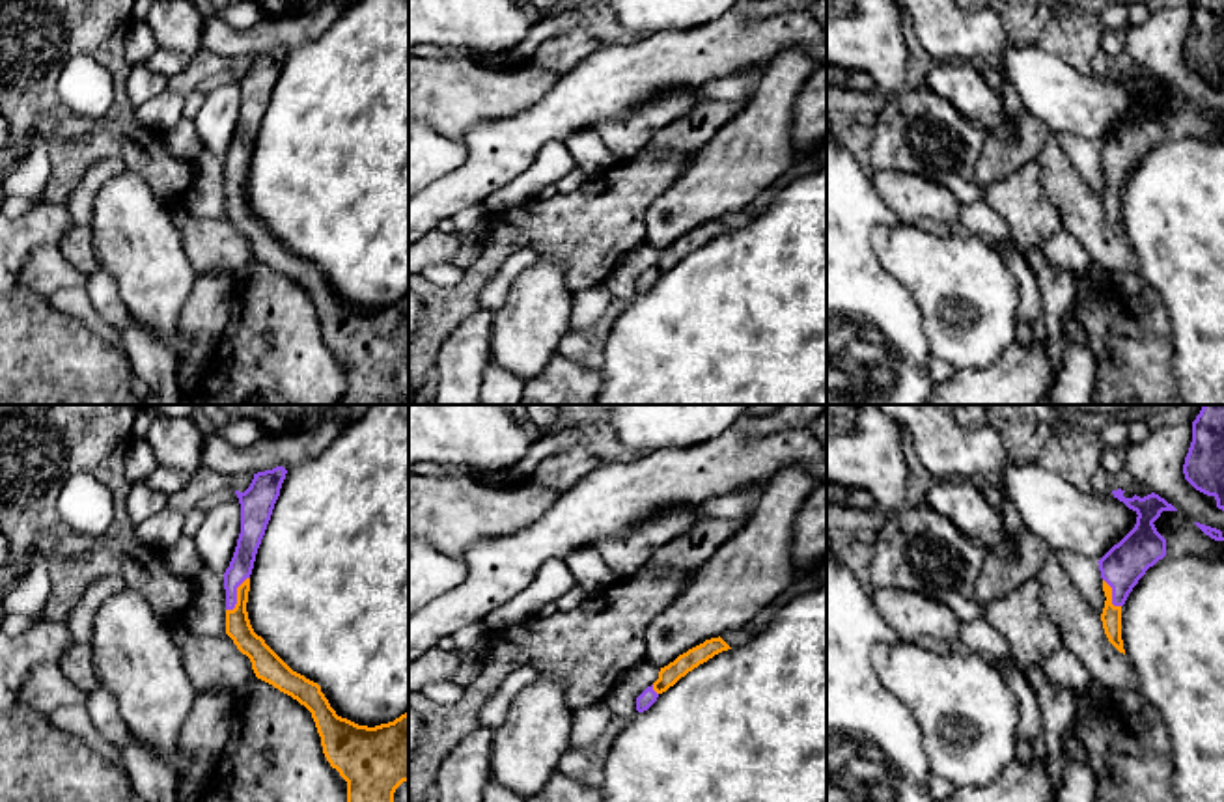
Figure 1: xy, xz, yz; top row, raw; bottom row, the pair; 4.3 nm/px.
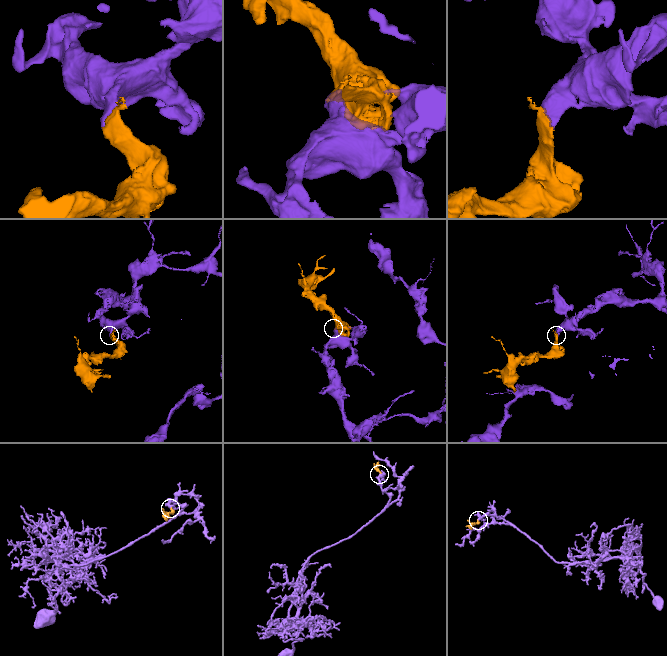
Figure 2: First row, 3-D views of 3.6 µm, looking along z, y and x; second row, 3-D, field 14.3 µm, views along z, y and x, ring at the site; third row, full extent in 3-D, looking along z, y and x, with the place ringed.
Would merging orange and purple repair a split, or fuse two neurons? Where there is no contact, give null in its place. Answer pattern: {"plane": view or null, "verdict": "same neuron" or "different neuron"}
{"plane": "xy", "verdict": "same neuron"}

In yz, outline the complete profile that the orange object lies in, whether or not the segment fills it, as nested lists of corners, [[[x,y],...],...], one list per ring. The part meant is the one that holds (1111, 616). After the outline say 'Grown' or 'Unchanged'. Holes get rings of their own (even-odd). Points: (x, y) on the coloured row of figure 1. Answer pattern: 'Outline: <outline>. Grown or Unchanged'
Outline: [[[1121,489],[1112,491],[1114,498],[1123,502],[1129,509],[1133,509],[1138,515],[1136,524],[1097,563],[1099,563],[1099,571],[1103,578],[1103,591],[1106,597],[1105,608],[1101,614],[1103,629],[1105,629],[1108,642],[1120,653],[1125,655],[1123,640],[1121,640],[1121,606],[1125,604],[1129,593],[1138,584],[1138,580],[1146,574],[1146,571],[1166,556],[1166,539],[1157,532],[1153,522],[1161,517],[1162,511],[1177,511],[1177,509],[1155,492],[1144,498],[1136,494],[1133,498],[1125,498],[1123,492],[1125,491]]]. Grown

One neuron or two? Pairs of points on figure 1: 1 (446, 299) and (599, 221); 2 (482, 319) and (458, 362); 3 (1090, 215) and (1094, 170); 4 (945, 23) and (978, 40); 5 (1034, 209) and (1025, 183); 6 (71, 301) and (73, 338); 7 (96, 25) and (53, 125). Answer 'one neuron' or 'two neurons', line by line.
1: one neuron
2: one neuron
3: two neurons
4: one neuron
5: one neuron
6: two neurons
7: one neuron

